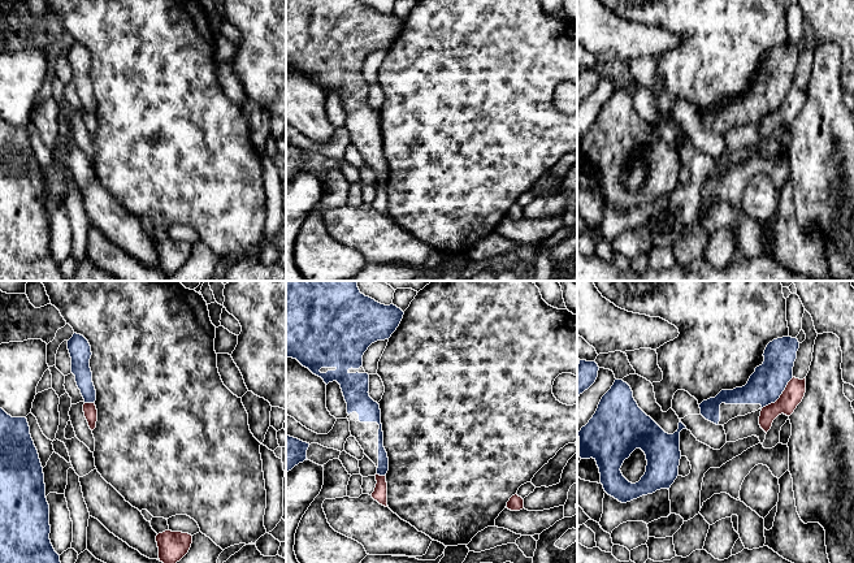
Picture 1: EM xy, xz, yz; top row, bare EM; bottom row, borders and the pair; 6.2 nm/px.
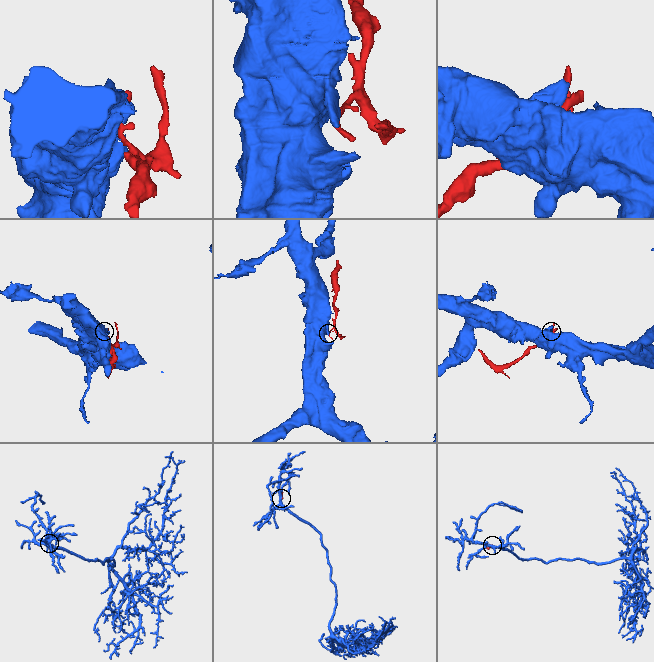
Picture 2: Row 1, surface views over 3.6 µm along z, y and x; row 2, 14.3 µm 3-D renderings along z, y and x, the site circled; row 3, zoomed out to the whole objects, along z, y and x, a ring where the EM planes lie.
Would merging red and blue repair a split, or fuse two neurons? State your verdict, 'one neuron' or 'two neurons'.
two neurons

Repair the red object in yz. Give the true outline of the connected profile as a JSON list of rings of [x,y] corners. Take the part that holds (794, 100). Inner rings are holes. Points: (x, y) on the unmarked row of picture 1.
[[[793,86],[780,107],[766,116],[762,117],[760,125],[759,125],[759,134],[760,137],[767,142],[773,129],[784,122],[786,125],[790,125],[797,114],[802,111],[806,101],[806,87],[799,88]]]

